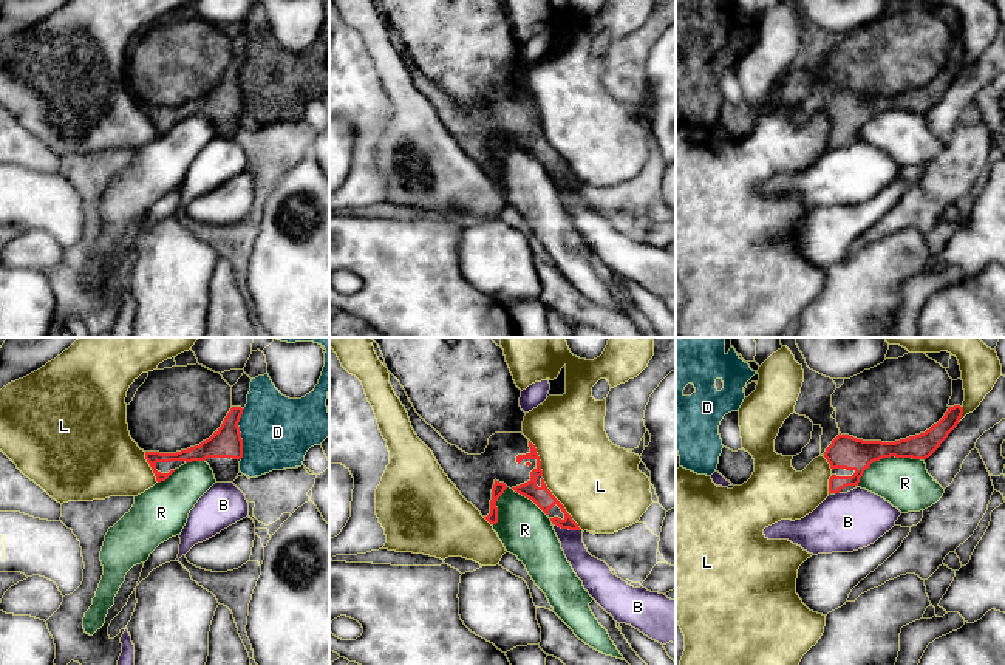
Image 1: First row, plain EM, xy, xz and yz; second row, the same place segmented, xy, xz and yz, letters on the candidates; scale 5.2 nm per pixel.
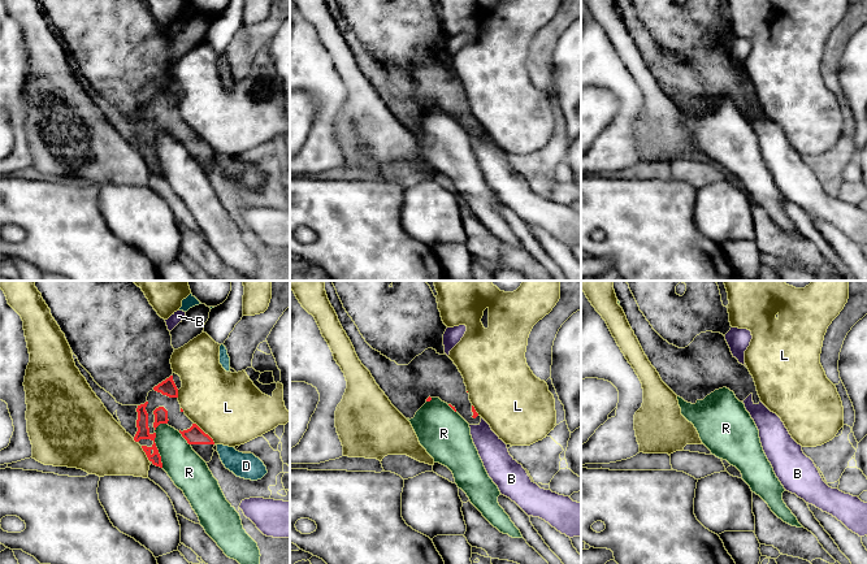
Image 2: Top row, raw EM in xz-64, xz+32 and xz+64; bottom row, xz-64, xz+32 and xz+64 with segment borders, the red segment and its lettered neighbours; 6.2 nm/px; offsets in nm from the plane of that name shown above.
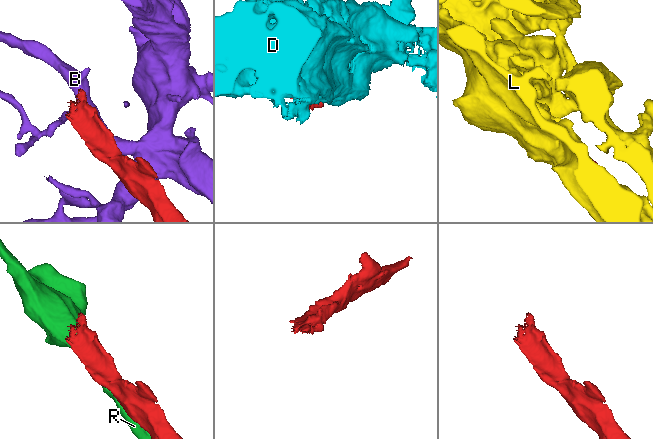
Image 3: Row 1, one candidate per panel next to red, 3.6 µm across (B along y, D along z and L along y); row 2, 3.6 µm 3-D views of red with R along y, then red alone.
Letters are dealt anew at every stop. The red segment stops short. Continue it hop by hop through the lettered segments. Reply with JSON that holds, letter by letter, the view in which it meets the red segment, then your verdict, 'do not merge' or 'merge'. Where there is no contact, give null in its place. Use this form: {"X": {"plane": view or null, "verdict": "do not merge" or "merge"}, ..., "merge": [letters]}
{"B": {"plane": "xz", "verdict": "do not merge"}, "D": {"plane": "xy", "verdict": "do not merge"}, "L": {"plane": "xz", "verdict": "do not merge"}, "R": {"plane": "yz", "verdict": "do not merge"}, "merge": []}

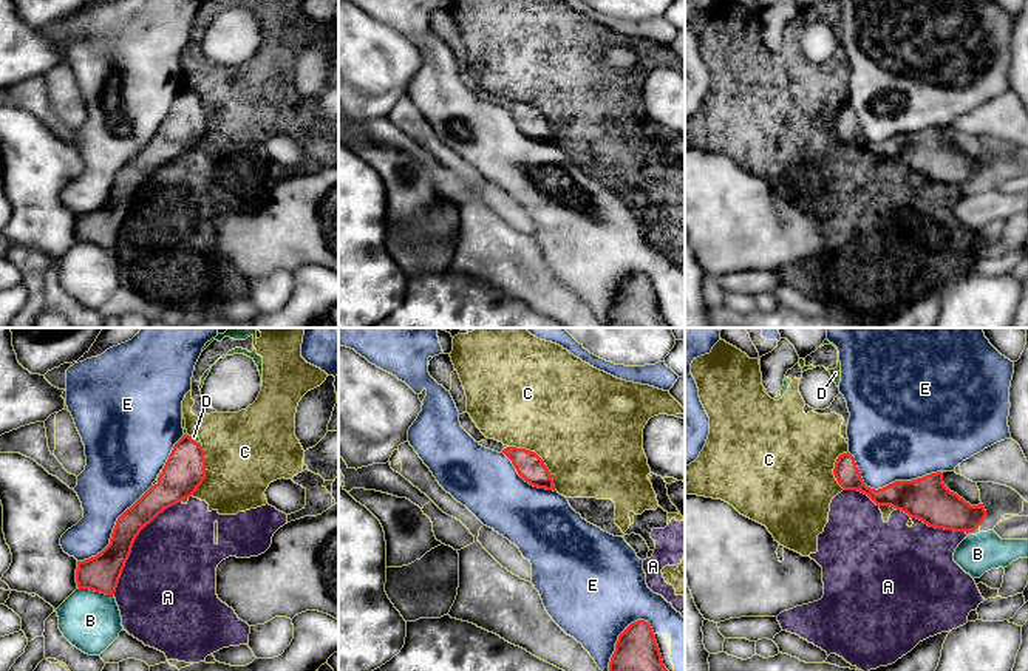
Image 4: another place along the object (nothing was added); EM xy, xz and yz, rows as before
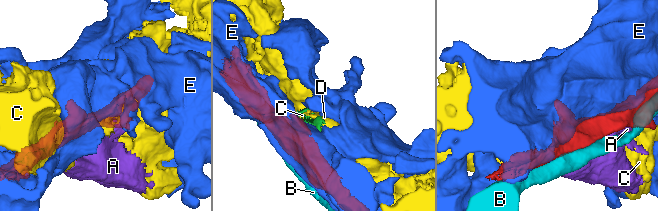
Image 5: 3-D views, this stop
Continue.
{"A": {"plane": "xy", "verdict": "do not merge"}, "B": {"plane": "xy", "verdict": "do not merge"}, "C": {"plane": "xz", "verdict": "do not merge"}, "D": {"plane": "xy", "verdict": "do not merge"}, "E": {"plane": "yz", "verdict": "do not merge"}, "merge": []}

